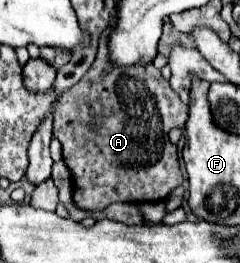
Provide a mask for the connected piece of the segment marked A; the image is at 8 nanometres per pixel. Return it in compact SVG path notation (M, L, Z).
M114 22L98 38L94 64L80 82L62 92L60 102L54 106L54 138L62 142L62 158L74 180L74 204L82 210L104 210L112 202L158 202L182 184L176 146L168 140L168 132L172 128L184 128L188 106L172 92L168 80L162 78L154 64L118 66L110 62L108 40L112 30Z

